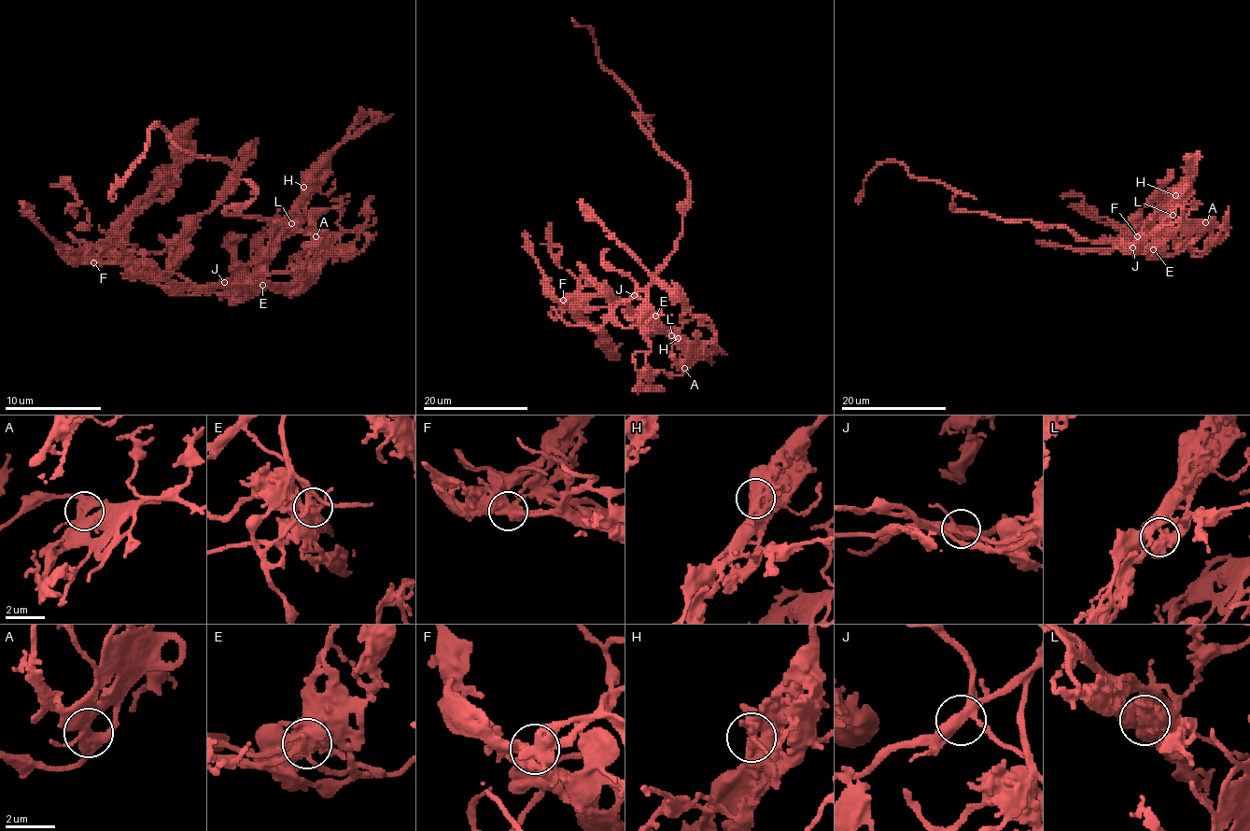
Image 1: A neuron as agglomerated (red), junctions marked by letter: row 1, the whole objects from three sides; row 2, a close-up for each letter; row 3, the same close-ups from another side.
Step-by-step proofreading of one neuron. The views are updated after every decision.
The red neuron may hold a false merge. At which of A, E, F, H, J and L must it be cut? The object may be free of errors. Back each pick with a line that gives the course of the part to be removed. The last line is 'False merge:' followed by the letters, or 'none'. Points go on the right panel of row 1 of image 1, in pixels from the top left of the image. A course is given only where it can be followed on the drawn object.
False merge: none

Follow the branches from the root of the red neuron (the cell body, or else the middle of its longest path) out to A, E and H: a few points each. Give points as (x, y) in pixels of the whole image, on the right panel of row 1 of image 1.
A: (1136, 252), (1173, 255), (1189, 246), (1195, 256), (1204, 255), (1211, 246), (1208, 227), (1214, 219), (1205, 223)
E: (1136, 252), (1153, 249)
H: (1136, 252), (1144, 250), (1153, 243), (1160, 218), (1175, 195)

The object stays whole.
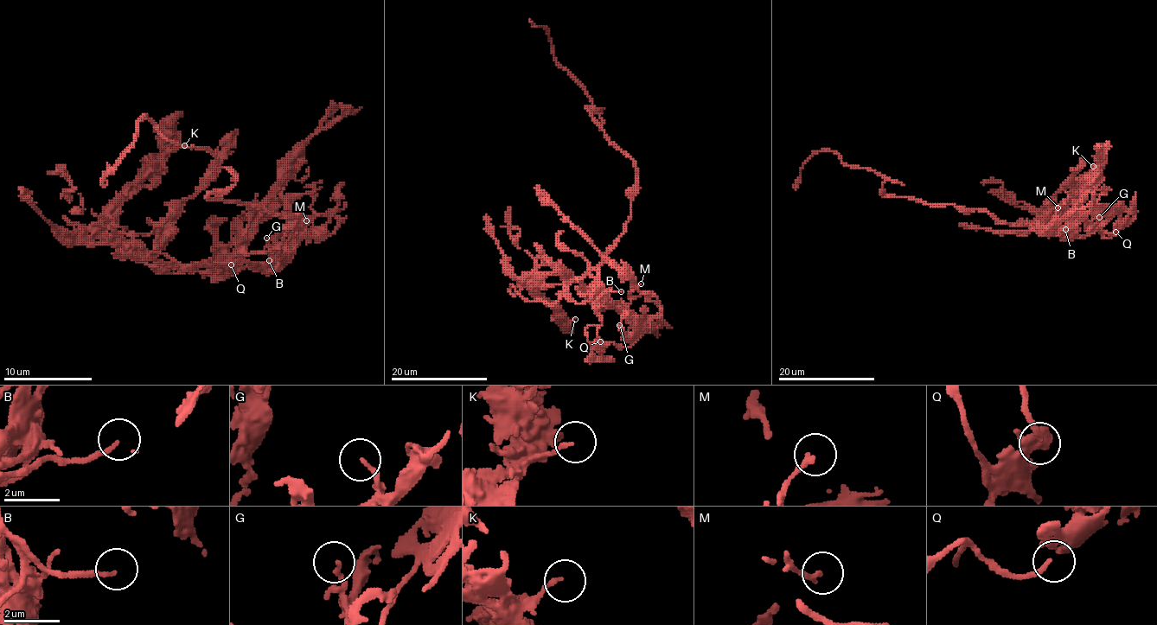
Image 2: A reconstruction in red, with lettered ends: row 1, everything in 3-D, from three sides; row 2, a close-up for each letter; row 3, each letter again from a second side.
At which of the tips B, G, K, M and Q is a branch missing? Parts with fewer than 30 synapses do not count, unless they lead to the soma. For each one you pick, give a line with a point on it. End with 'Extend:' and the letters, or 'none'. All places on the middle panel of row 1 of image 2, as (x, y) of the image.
B: at (621, 291)
Extend: B

